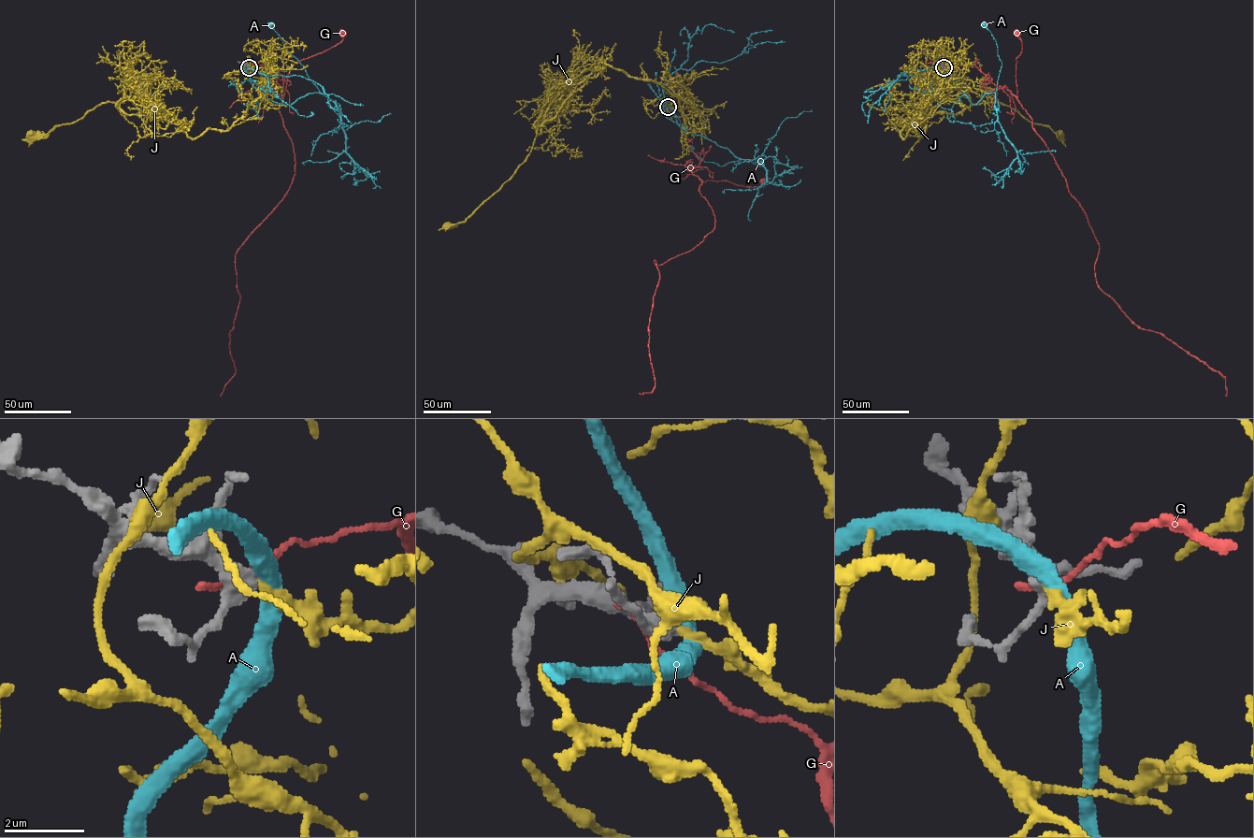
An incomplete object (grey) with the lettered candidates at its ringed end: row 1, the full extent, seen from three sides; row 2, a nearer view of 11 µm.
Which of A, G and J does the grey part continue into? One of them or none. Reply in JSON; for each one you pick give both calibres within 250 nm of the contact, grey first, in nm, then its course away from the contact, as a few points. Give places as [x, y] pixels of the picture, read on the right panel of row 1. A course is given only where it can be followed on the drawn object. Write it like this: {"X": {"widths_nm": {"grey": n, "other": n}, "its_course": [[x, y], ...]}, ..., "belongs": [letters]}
{"J": {"widths_nm": {"grey": 360, "other": 240}, "its_course": [[944, 67], [948, 85], [903, 138], [911, 113], [995, 102], [1061, 134]]}, "belongs": ["J"]}

